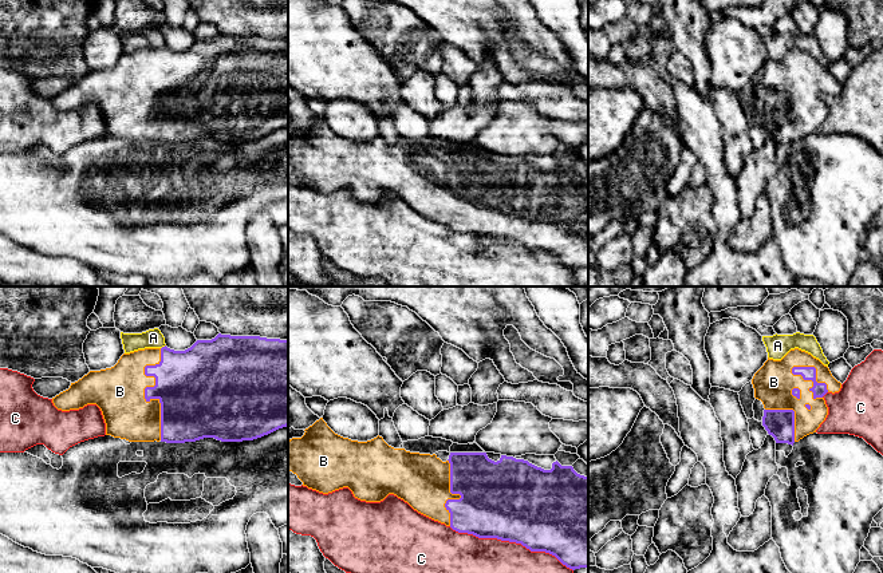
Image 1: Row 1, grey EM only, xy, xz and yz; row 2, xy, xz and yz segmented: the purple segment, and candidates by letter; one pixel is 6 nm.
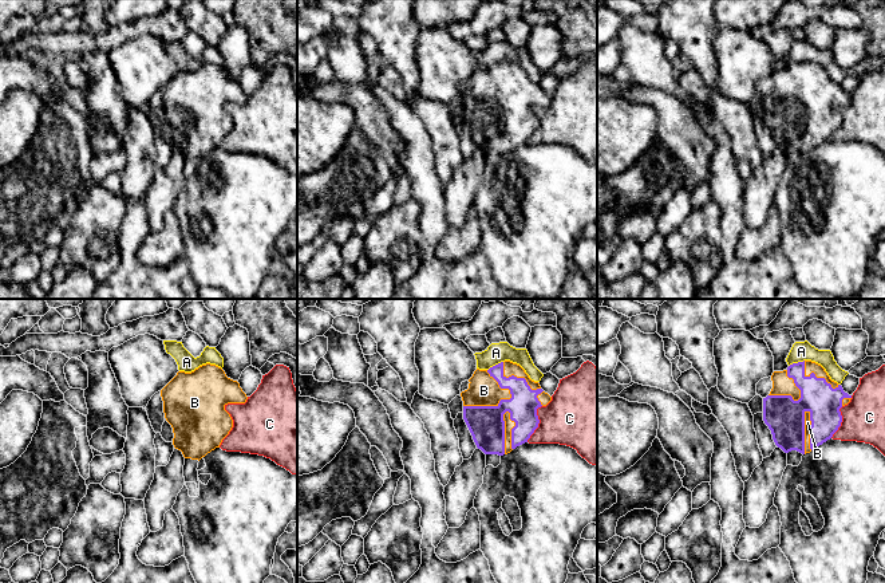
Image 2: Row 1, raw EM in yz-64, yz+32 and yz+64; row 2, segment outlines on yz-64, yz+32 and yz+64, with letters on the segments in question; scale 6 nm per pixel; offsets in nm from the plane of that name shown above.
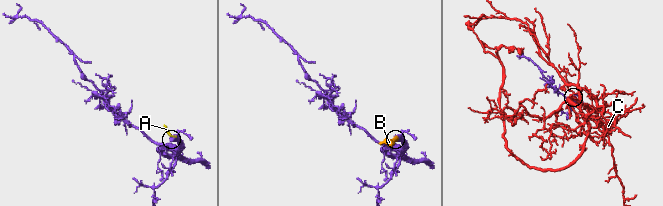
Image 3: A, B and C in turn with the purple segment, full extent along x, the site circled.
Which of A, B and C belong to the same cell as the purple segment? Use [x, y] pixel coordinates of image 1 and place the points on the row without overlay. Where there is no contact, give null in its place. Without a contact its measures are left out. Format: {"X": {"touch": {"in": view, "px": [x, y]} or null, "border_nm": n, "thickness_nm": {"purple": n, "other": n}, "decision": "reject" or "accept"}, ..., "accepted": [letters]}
{"A": {"touch": {"in": "xy", "px": [162, 47]}, "border_nm": 40, "thickness_nm": {"purple": 360, "other": 110}, "decision": "reject"}, "B": {"touch": {"in": "xy", "px": [145, 90]}, "border_nm": 550, "thickness_nm": {"purple": 380, "other": 300}, "decision": "accept"}, "C": {"touch": {"in": "xz", "px": [511, 241]}, "border_nm": 800, "thickness_nm": {"purple": 500, "other": 500}, "decision": "reject"}, "accepted": ["B"]}

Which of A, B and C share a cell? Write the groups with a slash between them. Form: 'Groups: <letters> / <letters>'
Groups: A / B / C

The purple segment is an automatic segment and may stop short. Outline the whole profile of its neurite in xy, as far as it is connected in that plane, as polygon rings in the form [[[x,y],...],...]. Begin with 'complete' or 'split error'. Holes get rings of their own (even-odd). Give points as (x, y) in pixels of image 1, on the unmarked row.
split error | [[[218,33],[212,40],[197,40],[185,51],[166,46],[138,50],[123,54],[111,68],[90,71],[52,98],[52,103],[62,111],[96,104],[106,123],[106,135],[129,142],[253,141],[288,126],[288,40]]]

